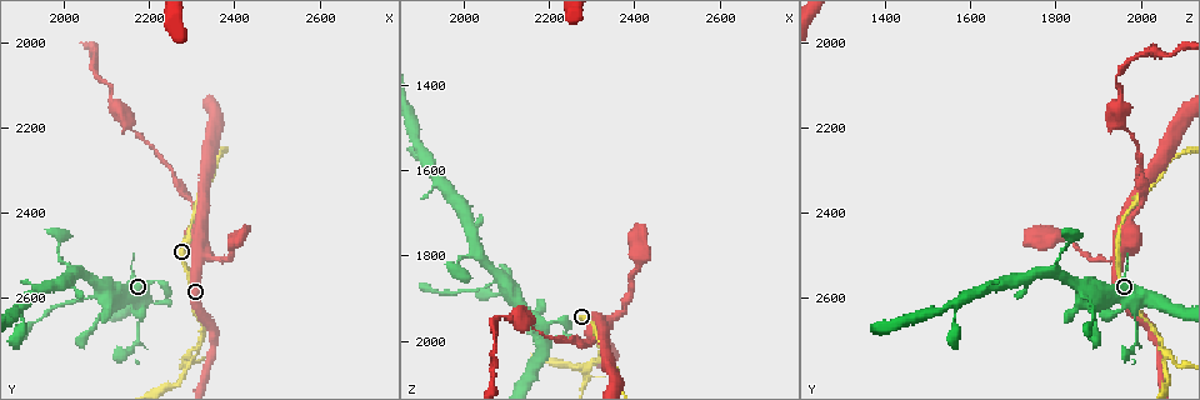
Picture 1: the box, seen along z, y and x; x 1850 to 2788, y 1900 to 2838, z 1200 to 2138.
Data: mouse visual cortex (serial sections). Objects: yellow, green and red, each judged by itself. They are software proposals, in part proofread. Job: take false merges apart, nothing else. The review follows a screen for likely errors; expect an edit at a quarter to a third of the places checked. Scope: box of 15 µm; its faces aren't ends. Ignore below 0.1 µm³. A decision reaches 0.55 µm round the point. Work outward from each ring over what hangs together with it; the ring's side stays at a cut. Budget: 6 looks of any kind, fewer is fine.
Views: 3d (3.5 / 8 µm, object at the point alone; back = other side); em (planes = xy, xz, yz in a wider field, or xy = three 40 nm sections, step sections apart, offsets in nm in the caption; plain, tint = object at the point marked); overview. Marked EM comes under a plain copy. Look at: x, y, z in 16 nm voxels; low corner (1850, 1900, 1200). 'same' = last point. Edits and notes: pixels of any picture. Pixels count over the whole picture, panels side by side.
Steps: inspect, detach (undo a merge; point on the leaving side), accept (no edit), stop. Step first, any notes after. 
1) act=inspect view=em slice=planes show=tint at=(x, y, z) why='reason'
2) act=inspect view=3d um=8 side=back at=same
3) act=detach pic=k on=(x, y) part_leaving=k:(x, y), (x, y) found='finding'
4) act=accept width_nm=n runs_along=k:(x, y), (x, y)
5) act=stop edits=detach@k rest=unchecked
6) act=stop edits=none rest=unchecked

act=inspect view=3d um=8 at=(2300, 2735, 2065) why='side arm on a straight run'

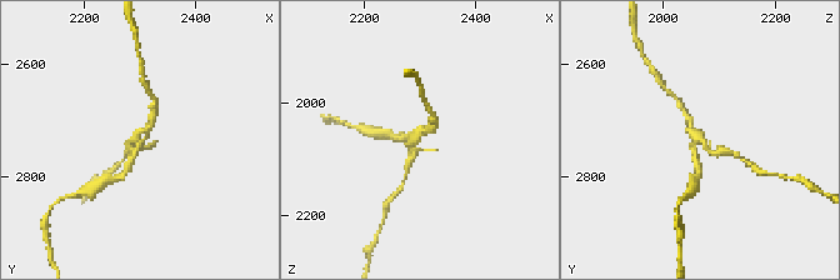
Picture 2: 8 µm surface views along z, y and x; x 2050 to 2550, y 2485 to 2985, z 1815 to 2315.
act=inspect view=3d um=3.5 at=(2290, 2740, 2060)

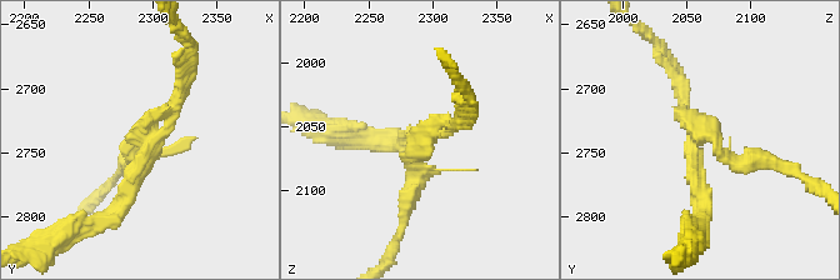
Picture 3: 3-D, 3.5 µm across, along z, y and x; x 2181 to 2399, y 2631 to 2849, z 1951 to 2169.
act=inspect view=em slice=xy step=2 show=tint at=(2296, 2736, 2060) why='now the EM'

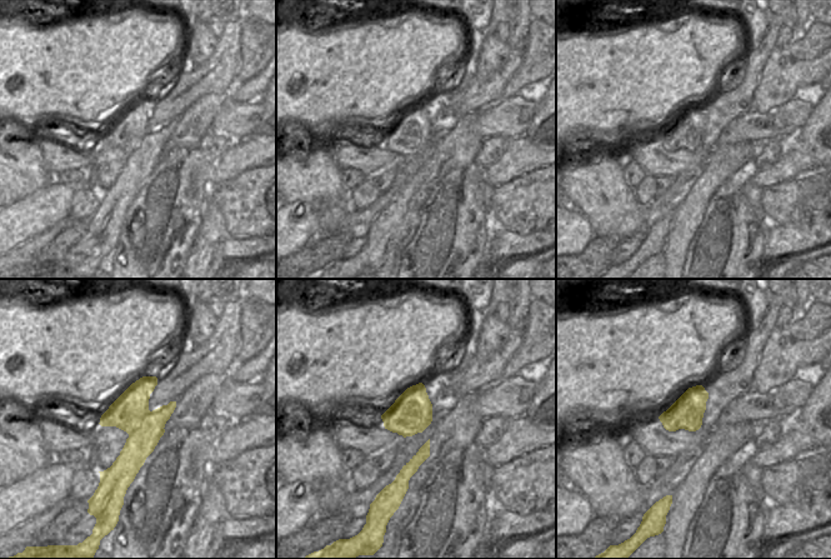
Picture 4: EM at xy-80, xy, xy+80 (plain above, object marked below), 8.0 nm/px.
act=detach pic=3 on=(186, 141) found='a second cell is stuck on'

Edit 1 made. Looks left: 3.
act=inspect view=3d um=3.5 at=(2310, 2405, 1995) why='sudden change in width'

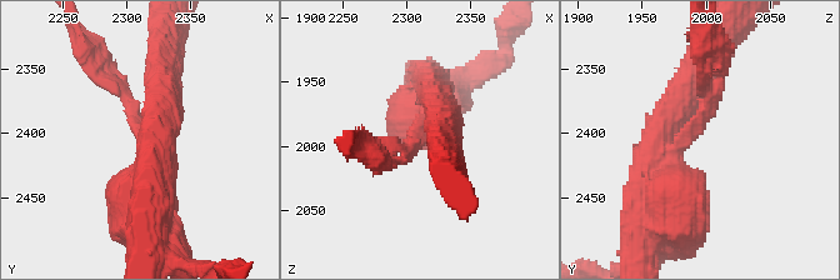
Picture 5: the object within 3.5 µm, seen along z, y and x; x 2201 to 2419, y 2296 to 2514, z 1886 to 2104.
act=inspect view=em slice=xy step=2 show=tint at=(2308, 2398, 1988) arm_widths_nm=150,700 why='need the tissue'

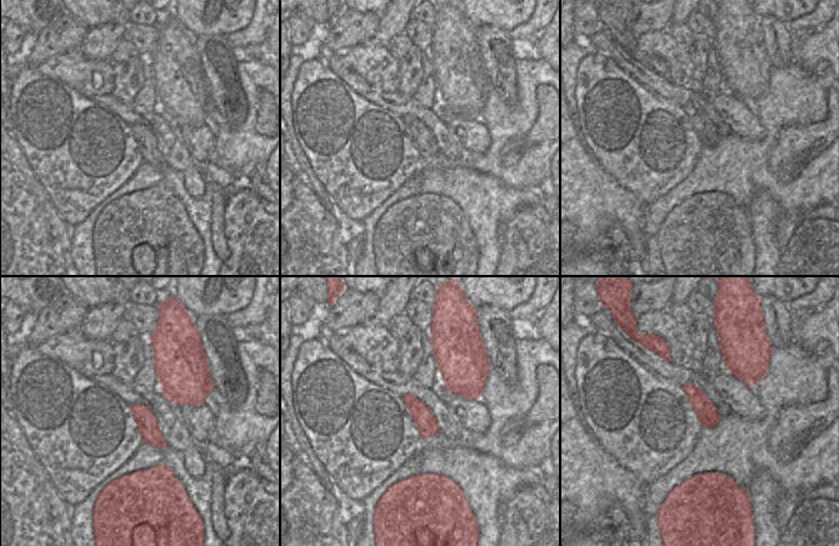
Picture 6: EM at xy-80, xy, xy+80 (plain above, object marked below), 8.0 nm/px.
act=detach pic=5 on=(681, 194) width_nm=170 found='two cells meet here'

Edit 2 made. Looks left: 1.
act=stop edits=detach@3,detach@5 rest=unchecked

